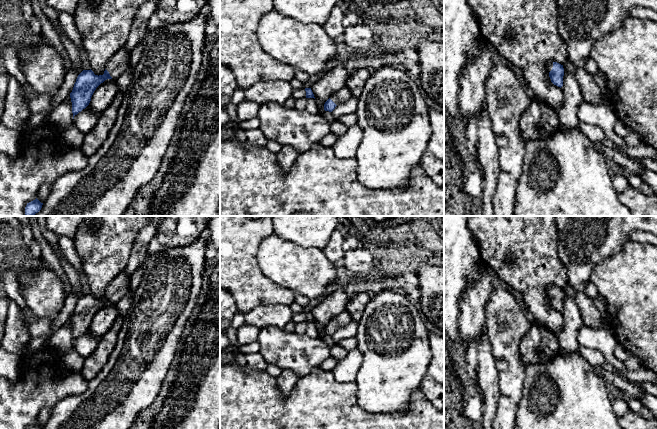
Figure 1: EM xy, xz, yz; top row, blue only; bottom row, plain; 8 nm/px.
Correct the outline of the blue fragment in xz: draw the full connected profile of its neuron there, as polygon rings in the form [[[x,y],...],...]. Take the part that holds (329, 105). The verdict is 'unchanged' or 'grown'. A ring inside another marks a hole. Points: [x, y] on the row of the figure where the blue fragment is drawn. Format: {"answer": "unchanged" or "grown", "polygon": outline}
{"answer": "grown", "polygon": [[[344,86],[342,89],[334,93],[324,104],[324,110],[332,112],[335,107],[341,103],[346,102],[352,97],[352,93]]]}

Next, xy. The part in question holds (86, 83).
{"answer": "grown", "polygon": [[[123,46],[107,62],[103,75],[95,75],[91,69],[83,70],[78,75],[73,90],[70,93],[73,119],[75,115],[89,105],[96,88],[107,79],[116,81],[127,69],[129,63],[130,55],[126,53]]]}

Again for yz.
{"answer": "grown", "polygon": [[[550,62],[547,65],[547,69],[549,71],[549,77],[551,79],[551,82],[558,86],[563,86],[563,76],[564,76],[564,68],[563,65],[557,63],[557,62]]]}

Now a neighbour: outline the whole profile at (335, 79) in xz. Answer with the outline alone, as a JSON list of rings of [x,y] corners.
[[[338,60],[338,63],[334,68],[328,71],[320,80],[310,87],[318,105],[319,114],[322,114],[325,111],[325,102],[334,93],[346,86],[349,76],[350,73],[345,69],[343,60]]]

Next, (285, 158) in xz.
[[[284,145],[276,154],[277,164],[284,170],[289,171],[299,153],[289,145]]]

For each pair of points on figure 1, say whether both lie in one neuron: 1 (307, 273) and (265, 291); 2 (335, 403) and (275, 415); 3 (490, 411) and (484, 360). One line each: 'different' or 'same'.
1: different
2: same
3: same

